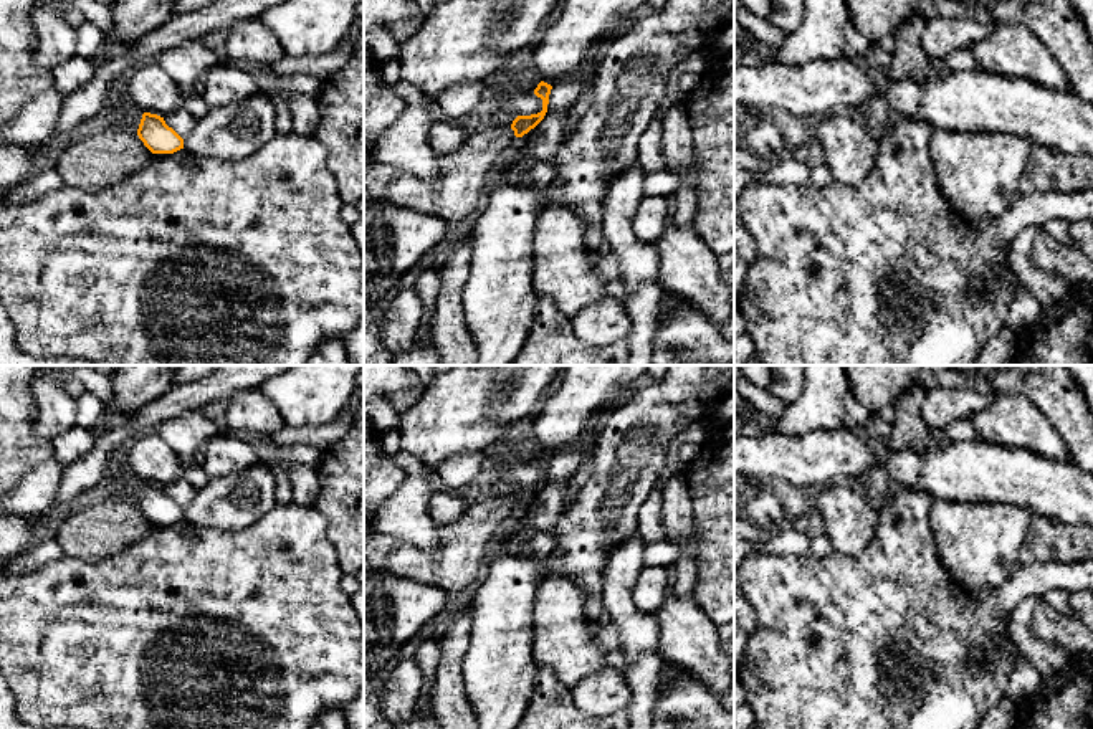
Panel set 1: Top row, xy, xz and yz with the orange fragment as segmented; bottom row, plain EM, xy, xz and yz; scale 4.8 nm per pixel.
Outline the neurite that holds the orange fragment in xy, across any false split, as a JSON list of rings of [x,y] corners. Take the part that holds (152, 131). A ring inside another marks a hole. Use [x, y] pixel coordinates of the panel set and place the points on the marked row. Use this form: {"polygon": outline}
{"polygon": [[[119,94],[112,111],[111,126],[122,132],[137,134],[152,154],[174,154],[184,149],[184,139],[165,124],[164,117],[142,112],[122,94]]]}

